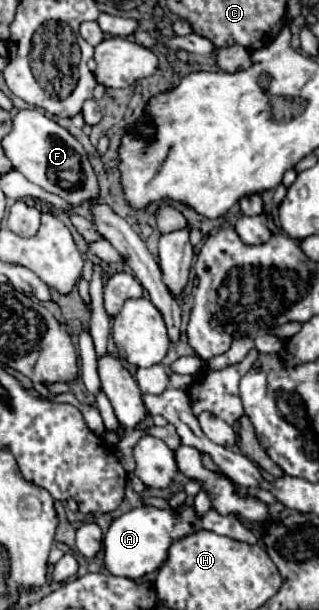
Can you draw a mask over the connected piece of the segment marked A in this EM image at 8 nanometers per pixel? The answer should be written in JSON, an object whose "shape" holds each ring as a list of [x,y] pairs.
{"shape":[[[142,505],[142,507],[136,507],[132,511],[124,513],[122,517],[114,519],[114,523],[110,525],[108,535],[104,537],[106,569],[116,577],[126,577],[126,579],[138,581],[144,575],[160,569],[162,563],[166,563],[168,549],[174,541],[184,539],[186,535],[192,535],[200,529],[206,529],[206,531],[212,531],[218,535],[226,535],[234,541],[242,541],[242,543],[250,543],[250,545],[256,545],[256,541],[258,541],[256,535],[252,533],[252,529],[248,529],[244,523],[240,523],[240,519],[236,515],[220,515],[214,507],[200,517],[200,515],[196,515],[194,507],[186,507],[186,505],[182,509],[154,509],[152,505]]]}

